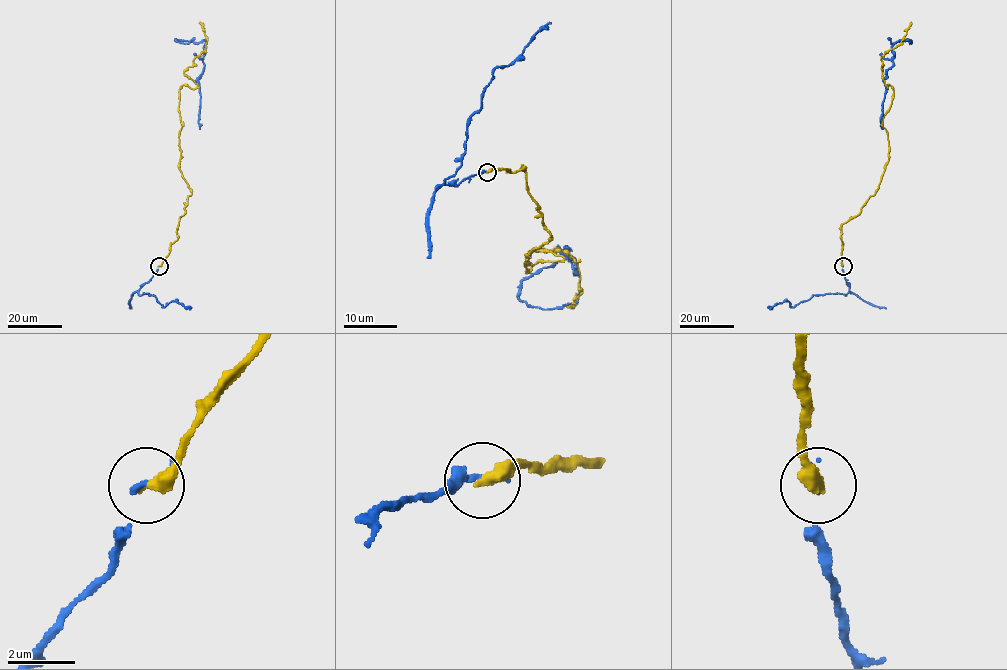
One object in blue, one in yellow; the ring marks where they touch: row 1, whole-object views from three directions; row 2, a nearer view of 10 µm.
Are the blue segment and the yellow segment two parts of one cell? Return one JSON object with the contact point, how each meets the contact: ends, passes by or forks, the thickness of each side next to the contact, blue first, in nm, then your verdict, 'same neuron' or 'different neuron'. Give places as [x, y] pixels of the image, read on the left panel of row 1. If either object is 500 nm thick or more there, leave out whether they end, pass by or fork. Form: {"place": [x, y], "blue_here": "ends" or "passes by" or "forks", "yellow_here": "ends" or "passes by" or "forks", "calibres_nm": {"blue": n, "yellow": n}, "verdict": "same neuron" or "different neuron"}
{"place": [159, 266], "blue_here": "ends", "yellow_here": "ends", "calibres_nm": {"blue": 110, "yellow": 420}, "verdict": "different neuron"}

